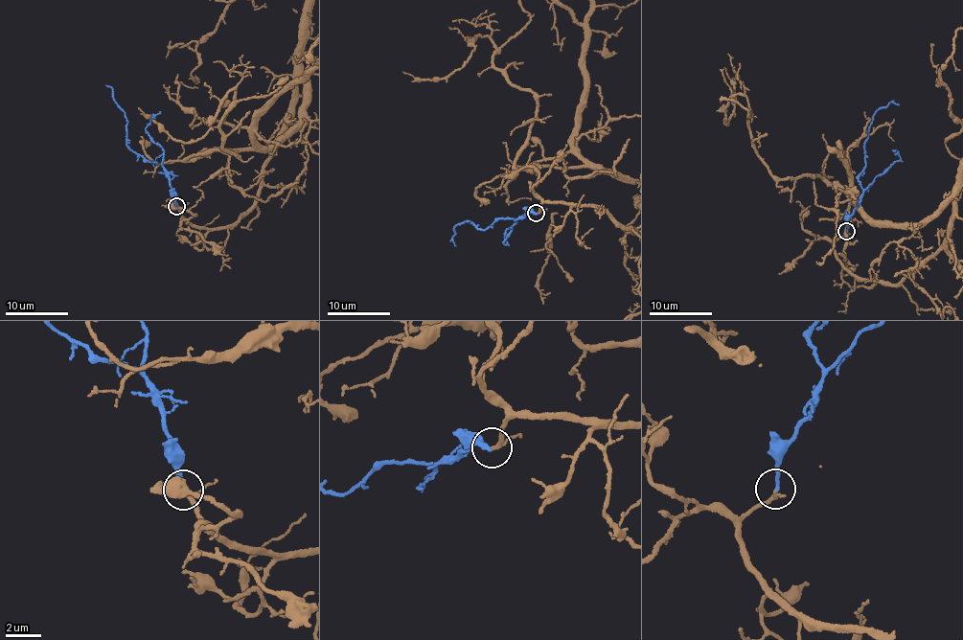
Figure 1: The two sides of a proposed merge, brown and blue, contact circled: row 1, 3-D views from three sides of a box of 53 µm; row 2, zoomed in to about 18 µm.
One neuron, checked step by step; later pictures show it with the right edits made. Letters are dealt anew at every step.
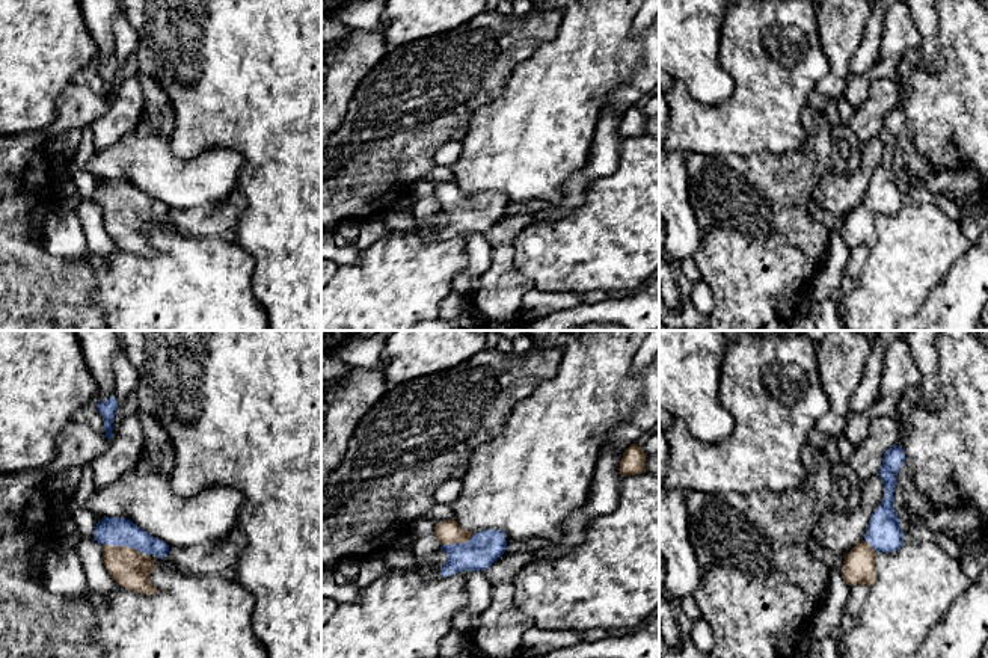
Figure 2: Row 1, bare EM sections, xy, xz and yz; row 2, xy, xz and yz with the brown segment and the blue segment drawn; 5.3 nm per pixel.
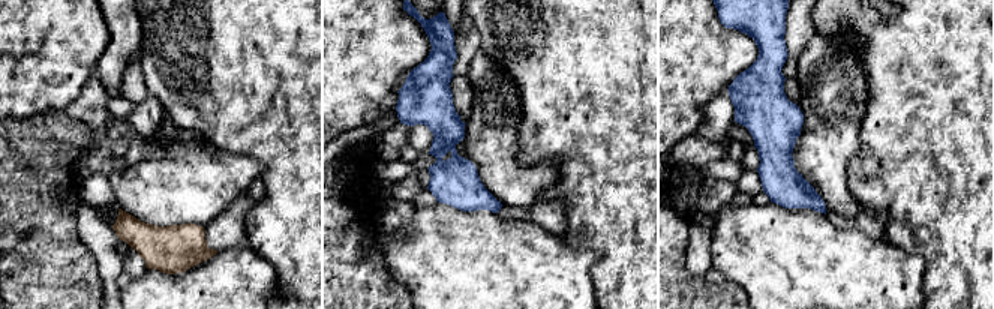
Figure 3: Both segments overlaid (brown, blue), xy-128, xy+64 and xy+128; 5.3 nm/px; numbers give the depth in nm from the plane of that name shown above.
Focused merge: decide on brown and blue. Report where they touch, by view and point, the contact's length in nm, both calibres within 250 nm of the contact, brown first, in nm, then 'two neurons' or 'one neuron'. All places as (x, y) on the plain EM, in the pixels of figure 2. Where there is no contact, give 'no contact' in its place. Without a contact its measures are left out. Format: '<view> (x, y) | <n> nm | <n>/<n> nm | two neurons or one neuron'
xy (122, 209) | 220 nm | 200/160 nm | one neuron

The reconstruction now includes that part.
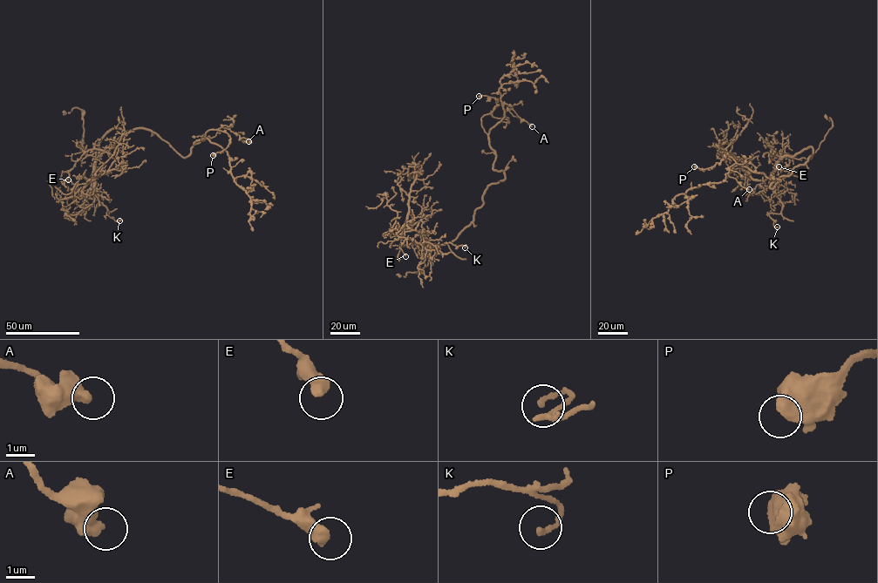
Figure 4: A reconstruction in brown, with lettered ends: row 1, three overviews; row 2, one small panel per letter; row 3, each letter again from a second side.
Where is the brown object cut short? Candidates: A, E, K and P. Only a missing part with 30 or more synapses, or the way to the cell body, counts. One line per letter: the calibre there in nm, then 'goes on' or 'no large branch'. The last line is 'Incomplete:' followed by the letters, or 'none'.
A: 480 nm | no large branch
E: 480 nm | no large branch
K: 160 nm | no large branch
P: 650 nm | no large branch
Incomplete: none

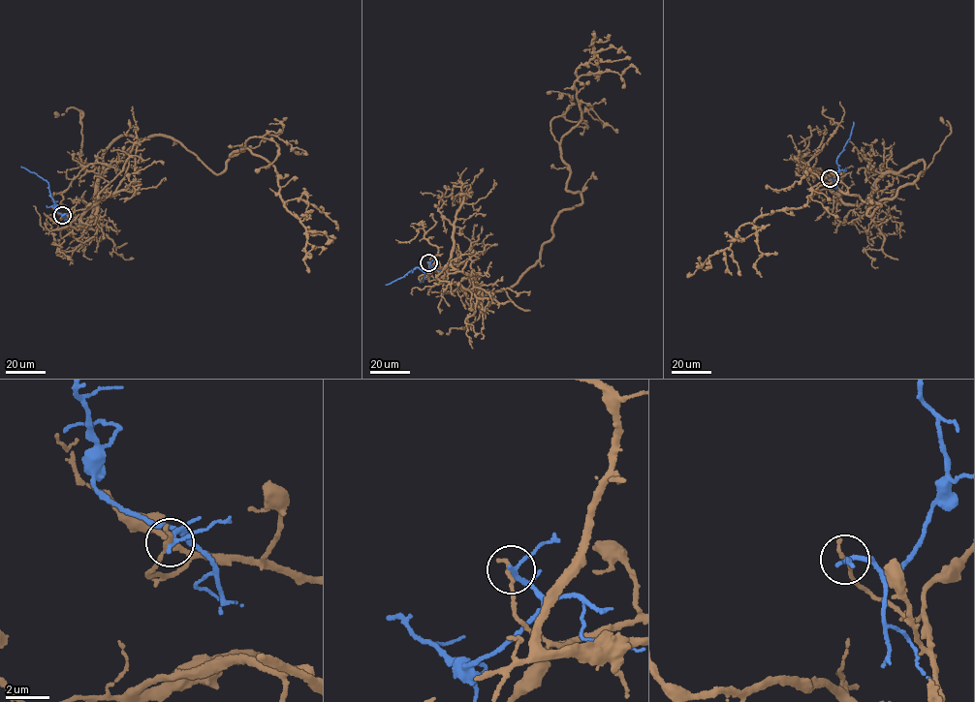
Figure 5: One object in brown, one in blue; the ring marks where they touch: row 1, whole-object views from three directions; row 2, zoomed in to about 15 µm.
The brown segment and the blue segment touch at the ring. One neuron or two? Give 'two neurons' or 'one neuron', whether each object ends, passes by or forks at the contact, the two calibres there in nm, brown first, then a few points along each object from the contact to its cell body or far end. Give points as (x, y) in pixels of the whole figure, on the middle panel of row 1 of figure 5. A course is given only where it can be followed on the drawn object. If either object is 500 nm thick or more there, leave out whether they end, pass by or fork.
two neurons; brown ends; blue passes by; calibres 200 and 190 nm; course brown (428, 263), (469, 274), (481, 295), (505, 289), (581, 202), (560, 145), (581, 119), (576, 70), (594, 33); course blue (428, 263), (431, 266), (424, 272), (415, 267), (385, 285)

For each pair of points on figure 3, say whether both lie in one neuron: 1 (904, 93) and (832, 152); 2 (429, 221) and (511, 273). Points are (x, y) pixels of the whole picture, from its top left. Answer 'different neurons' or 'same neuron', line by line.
1: different neurons
2: same neuron

